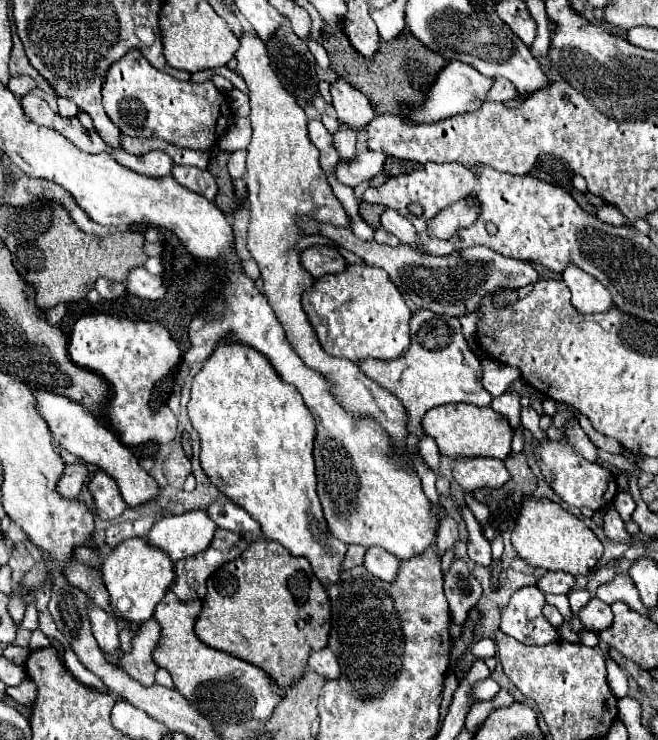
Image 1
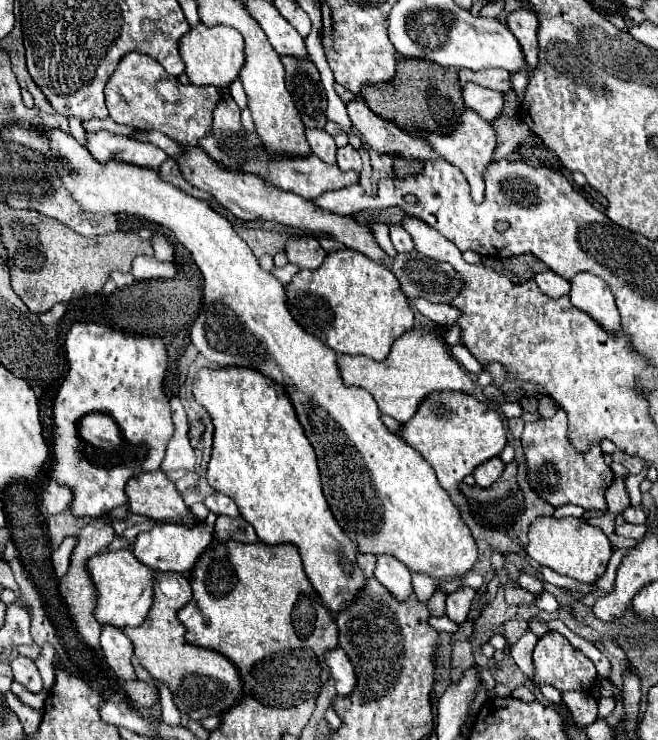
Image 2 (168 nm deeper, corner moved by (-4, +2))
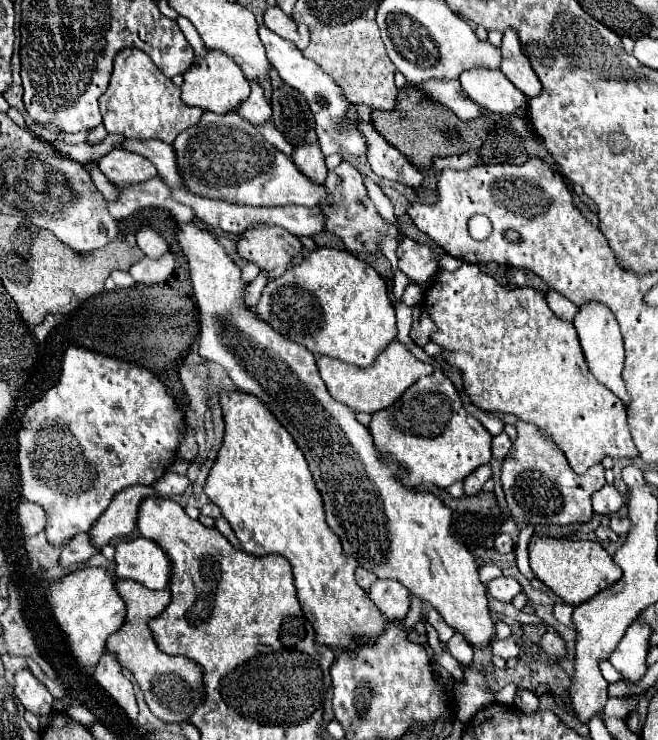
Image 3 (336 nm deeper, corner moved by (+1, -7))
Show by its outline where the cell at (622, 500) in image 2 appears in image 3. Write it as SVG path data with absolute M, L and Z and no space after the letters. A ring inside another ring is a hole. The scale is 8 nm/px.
M605 485L599 491L595 491L591 495L591 501L593 501L593 511L597 515L613 515L619 511L621 505L625 505L625 497L613 485Z

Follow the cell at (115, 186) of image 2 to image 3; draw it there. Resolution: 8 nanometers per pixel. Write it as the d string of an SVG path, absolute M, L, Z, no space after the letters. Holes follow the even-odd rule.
M187 223L179 229L179 243L189 261L193 291L201 313L199 355L207 361L219 363L235 381L239 391L255 395L259 401L263 401L295 439L309 463L317 489L323 495L327 525L341 539L343 551L357 559L359 565L373 571L379 579L397 579L403 583L411 595L437 609L445 623L461 633L471 647L489 647L491 639L495 637L495 625L487 605L487 589L479 579L473 555L449 531L449 509L445 509L445 505L441 505L433 493L417 493L401 485L395 477L399 471L397 465L393 465L393 469L389 469L389 465L381 465L381 459L373 449L369 429L355 419L355 413L347 405L335 401L329 395L325 383L317 373L315 355L301 345L285 341L285 337L271 329L271 325L263 325L261 319L253 317L251 309L241 305L243 289L247 287L241 281L241 269L231 261L231 257L223 251L211 233L195 227L193 223Z

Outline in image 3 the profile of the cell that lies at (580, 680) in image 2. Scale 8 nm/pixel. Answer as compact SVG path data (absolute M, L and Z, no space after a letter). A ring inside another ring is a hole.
M547 631L541 637L541 649L547 655L551 655L555 661L557 661L557 657L563 657L565 655L565 643L563 643L563 639L555 631Z

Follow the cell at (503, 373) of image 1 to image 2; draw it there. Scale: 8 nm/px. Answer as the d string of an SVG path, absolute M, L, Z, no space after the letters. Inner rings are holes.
M461 344L454 345L452 347L452 355L467 371L475 375L481 372L482 365L465 346Z

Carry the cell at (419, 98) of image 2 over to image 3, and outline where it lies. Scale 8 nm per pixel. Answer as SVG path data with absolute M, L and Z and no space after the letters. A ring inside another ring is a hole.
M413 85L405 87L397 95L397 109L393 111L373 111L373 127L393 145L397 147L417 169L421 169L423 177L423 193L417 193L421 201L435 203L437 195L437 171L433 169L435 157L451 157L463 155L467 151L477 151L489 131L489 123L483 119L463 121L455 113L447 111L443 105L429 101L419 89Z

